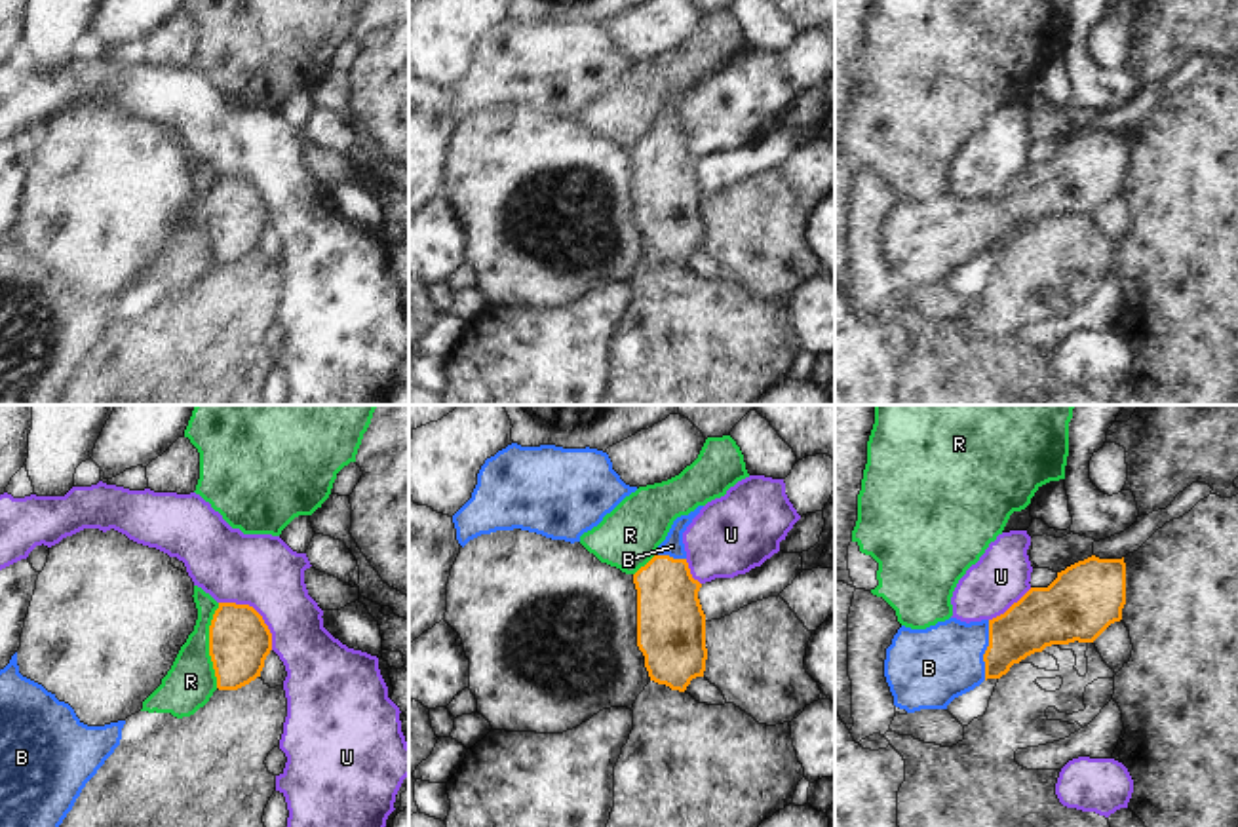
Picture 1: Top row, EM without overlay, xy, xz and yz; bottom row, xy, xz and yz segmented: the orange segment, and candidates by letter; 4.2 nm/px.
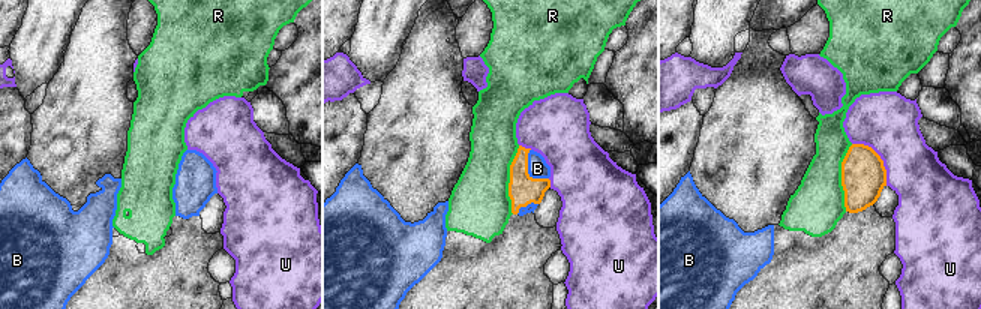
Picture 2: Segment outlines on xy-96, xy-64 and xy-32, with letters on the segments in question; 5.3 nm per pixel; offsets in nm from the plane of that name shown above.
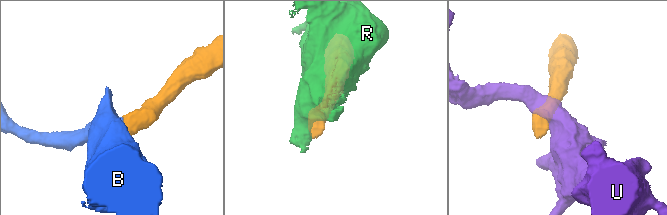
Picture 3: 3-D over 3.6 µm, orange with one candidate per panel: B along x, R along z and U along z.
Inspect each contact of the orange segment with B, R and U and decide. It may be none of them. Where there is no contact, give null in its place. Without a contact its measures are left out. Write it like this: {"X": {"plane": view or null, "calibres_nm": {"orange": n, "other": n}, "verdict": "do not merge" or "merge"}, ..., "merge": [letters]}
{"B": {"plane": "yz", "calibres_nm": {"orange": 240, "other": 320}, "verdict": "merge"}, "R": {"plane": "xy", "calibres_nm": {"orange": 260, "other": 200}, "verdict": "do not merge"}, "U": {"plane": "xy", "calibres_nm": {"orange": 260, "other": 300}, "verdict": "do not merge"}, "merge": ["B"]}

